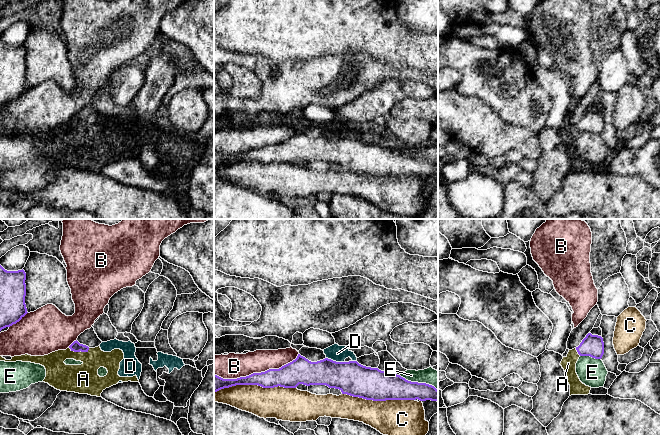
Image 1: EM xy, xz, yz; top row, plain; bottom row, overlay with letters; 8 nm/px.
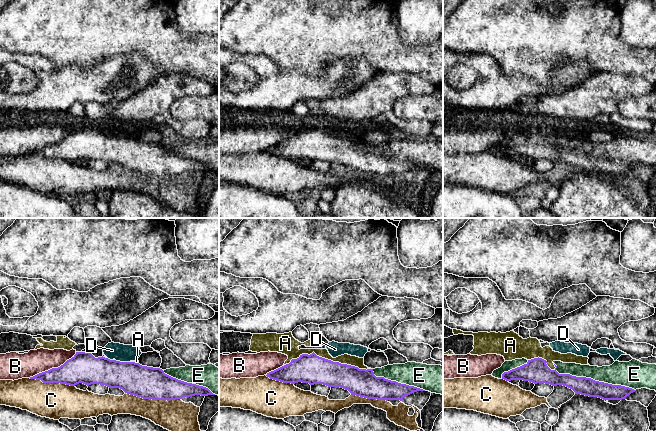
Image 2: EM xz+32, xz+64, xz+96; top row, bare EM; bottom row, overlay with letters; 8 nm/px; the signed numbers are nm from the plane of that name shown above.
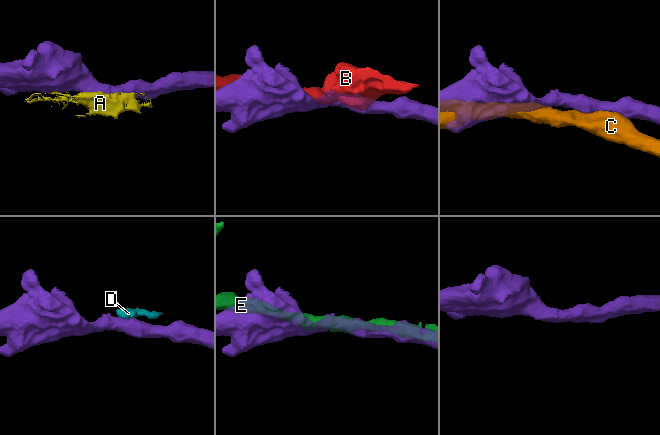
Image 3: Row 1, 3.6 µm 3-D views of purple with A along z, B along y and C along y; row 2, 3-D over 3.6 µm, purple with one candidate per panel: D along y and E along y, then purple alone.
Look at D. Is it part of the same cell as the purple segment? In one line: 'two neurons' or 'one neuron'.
two neurons

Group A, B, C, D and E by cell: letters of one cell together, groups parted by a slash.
A D / B / C / E

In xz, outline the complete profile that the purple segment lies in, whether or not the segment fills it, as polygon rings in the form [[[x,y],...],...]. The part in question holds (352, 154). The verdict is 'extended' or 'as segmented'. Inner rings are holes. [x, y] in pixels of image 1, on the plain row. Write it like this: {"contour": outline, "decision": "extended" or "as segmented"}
{"contour": [[[298,130],[292,138],[279,145],[269,145],[261,149],[253,149],[246,153],[237,155],[223,155],[214,150],[214,169],[236,161],[258,161],[263,164],[296,164],[299,160],[326,161],[329,164],[339,165],[342,170],[359,173],[366,176],[386,177],[386,176],[420,176],[437,177],[438,166],[429,160],[411,158],[397,150],[381,147],[378,144],[366,143],[357,137],[336,138],[325,134],[317,138],[311,138]]], "decision": "as segmented"}

